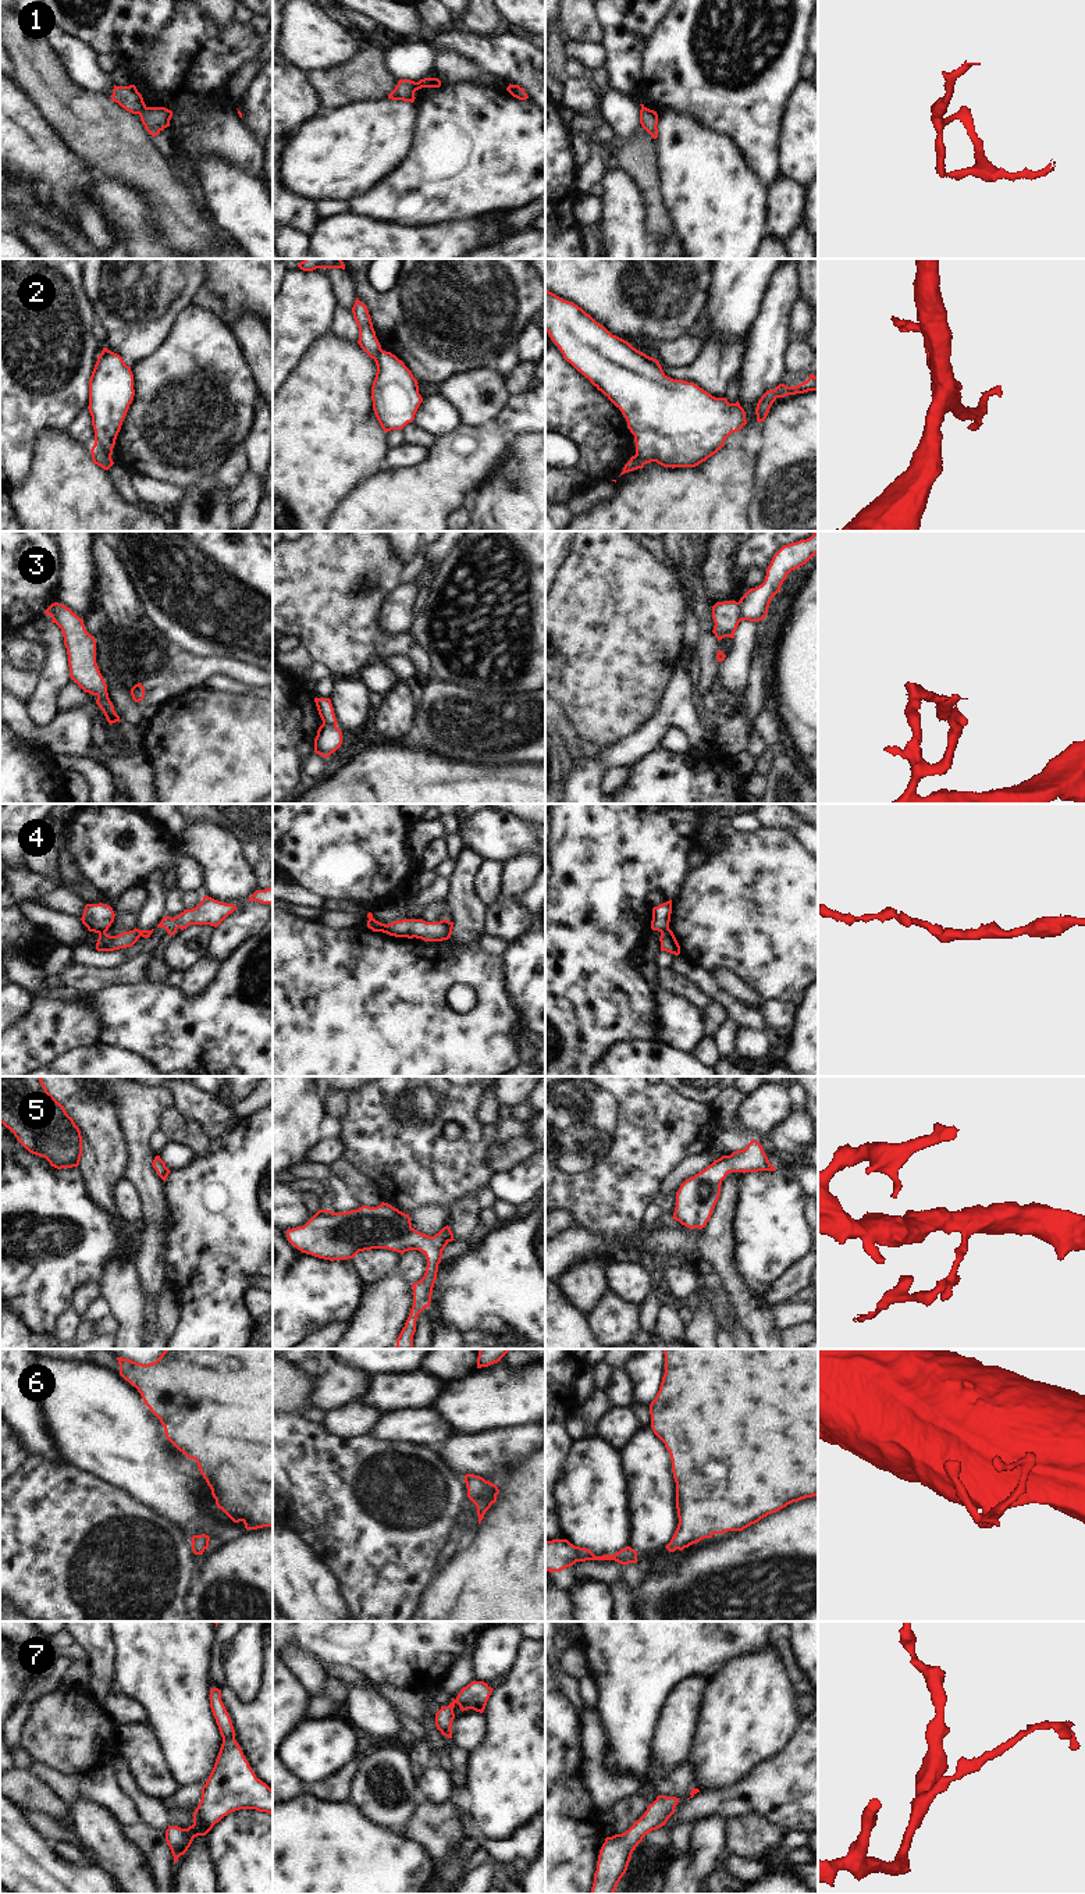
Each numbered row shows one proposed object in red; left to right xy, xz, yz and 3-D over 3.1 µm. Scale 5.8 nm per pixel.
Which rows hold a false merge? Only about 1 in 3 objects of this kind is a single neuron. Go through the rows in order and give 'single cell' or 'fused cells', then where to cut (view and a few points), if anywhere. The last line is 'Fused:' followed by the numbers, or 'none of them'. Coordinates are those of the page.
1: fused cells | xz (416, 82), (415, 91)
2: fused cells | xy (95, 444), (107, 454), (113, 463)
3: fused cells | yz (736, 602), (743, 619)
4: fused cells | yz (668, 928), (661, 933)
5: single cell | no cut
6: single cell | no cut
7: single cell | no cut
Fused: 1, 2, 3, 4

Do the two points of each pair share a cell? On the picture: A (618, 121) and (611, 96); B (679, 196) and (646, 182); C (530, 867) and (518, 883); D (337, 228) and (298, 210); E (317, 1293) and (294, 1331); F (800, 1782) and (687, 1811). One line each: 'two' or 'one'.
A: one
B: two
C: one
D: two
E: one
F: one

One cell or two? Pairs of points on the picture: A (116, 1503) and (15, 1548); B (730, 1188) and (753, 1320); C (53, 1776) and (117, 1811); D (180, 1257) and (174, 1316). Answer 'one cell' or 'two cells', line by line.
A: one cell
B: one cell
C: one cell
D: two cells

